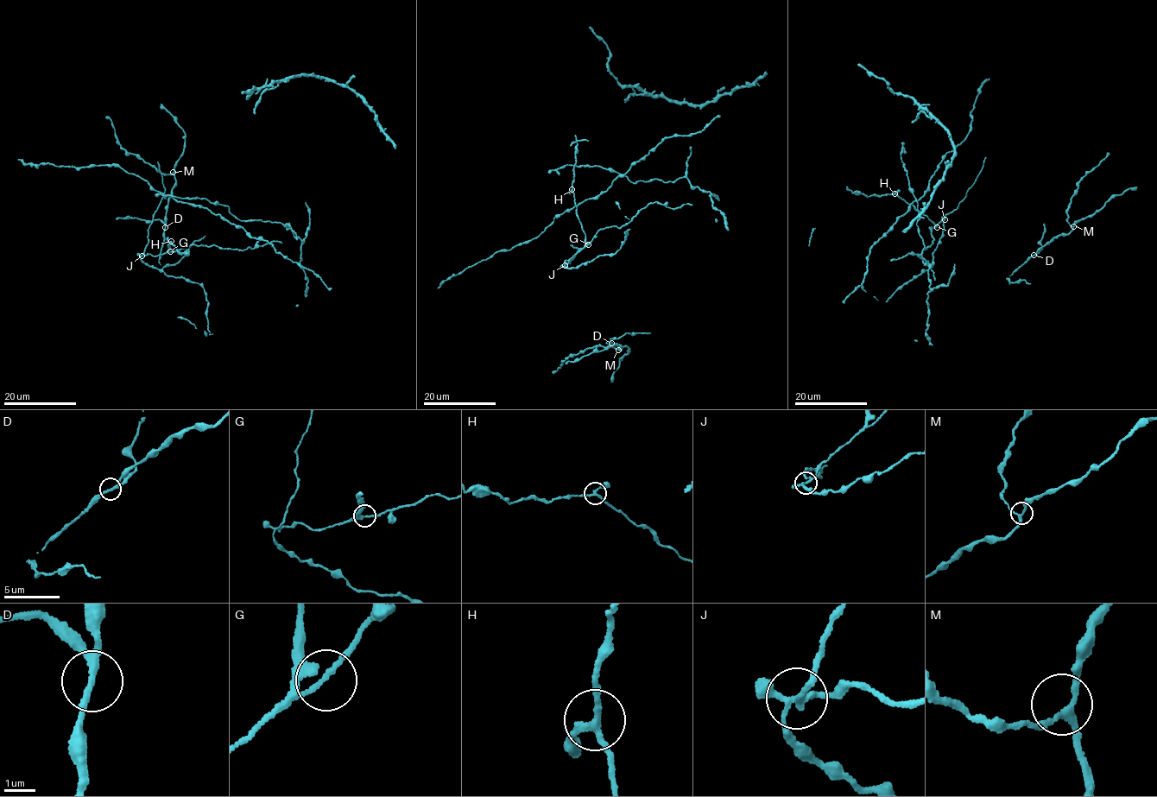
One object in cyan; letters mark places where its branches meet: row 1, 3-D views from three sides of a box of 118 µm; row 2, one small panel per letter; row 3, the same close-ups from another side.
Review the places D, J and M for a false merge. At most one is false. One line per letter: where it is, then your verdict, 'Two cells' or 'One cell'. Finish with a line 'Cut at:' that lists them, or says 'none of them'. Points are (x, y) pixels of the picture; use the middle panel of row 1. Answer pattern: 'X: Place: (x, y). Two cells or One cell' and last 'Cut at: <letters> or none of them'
D: Place: (611, 343). One cell
J: Place: (565, 265). Two cells
M: Place: (618, 350). One cell
Cut at: J

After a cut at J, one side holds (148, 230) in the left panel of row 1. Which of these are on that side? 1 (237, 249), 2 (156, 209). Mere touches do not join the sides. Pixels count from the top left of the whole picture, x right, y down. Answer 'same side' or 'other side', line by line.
1: same side
2: same side

